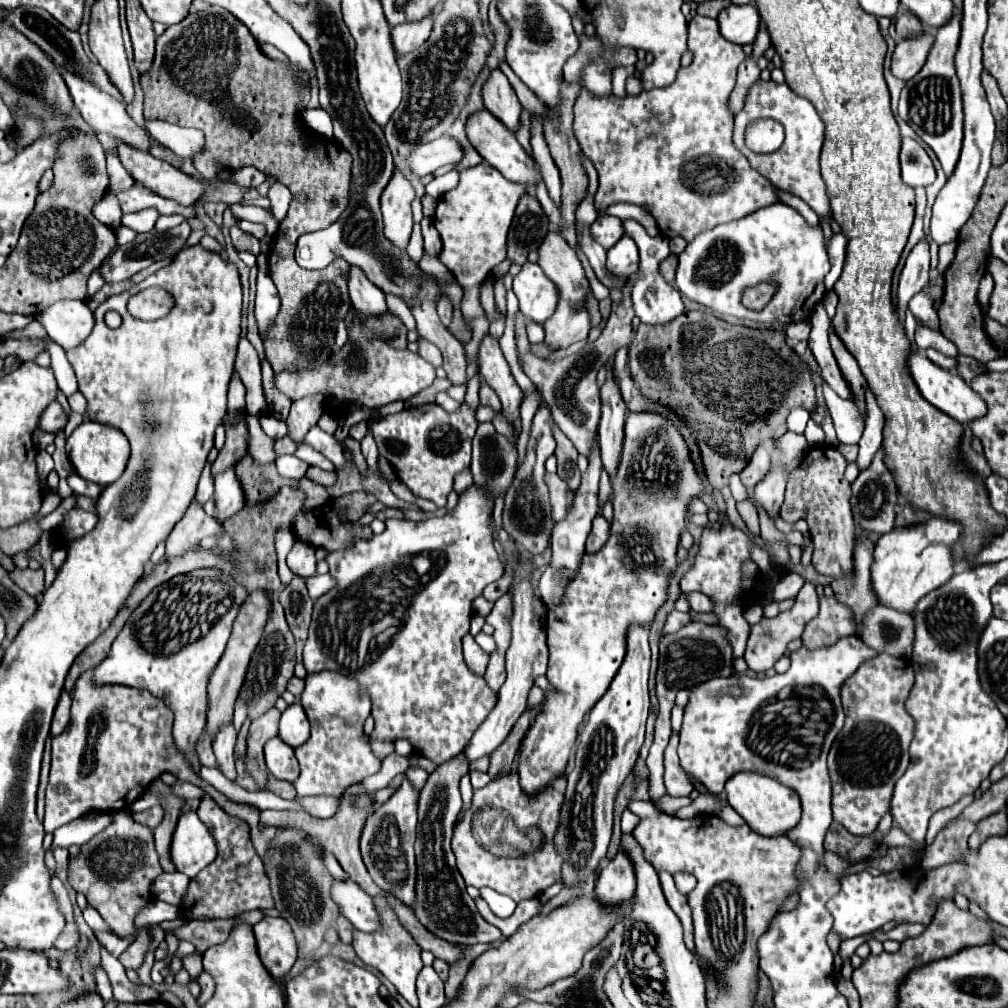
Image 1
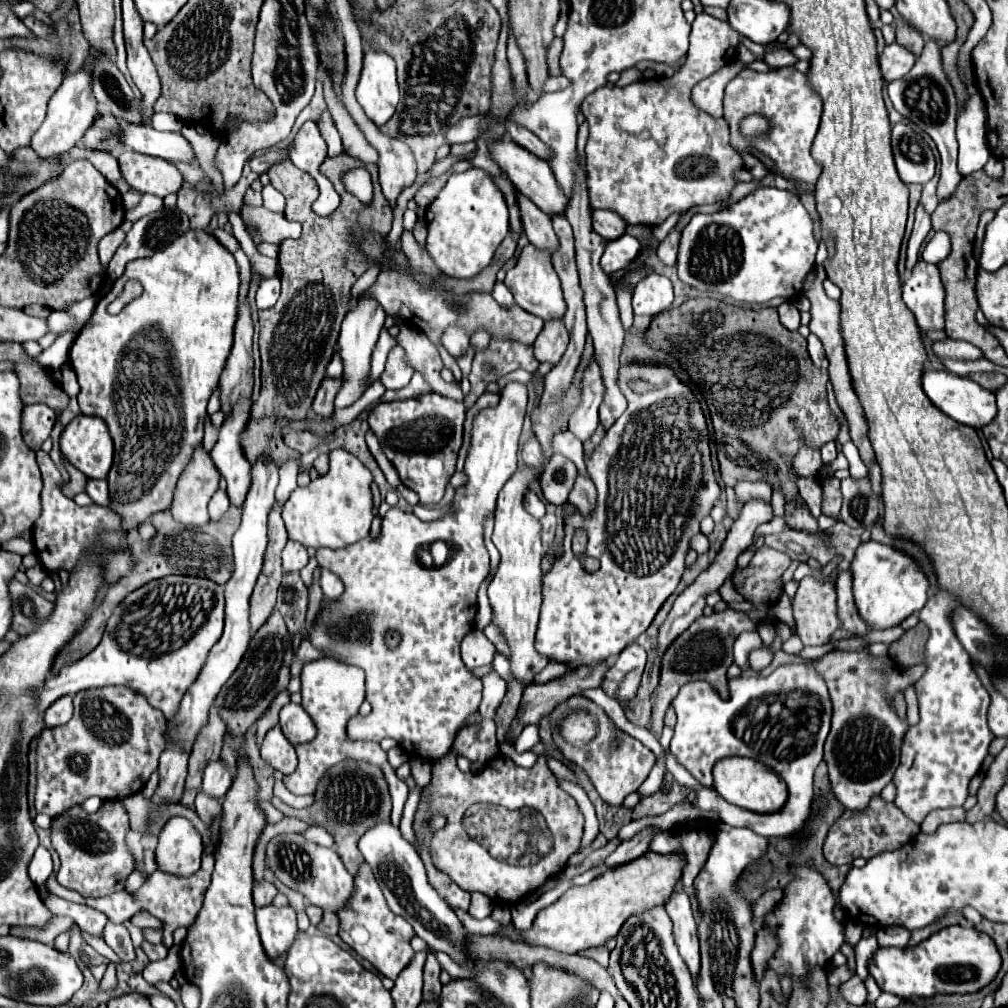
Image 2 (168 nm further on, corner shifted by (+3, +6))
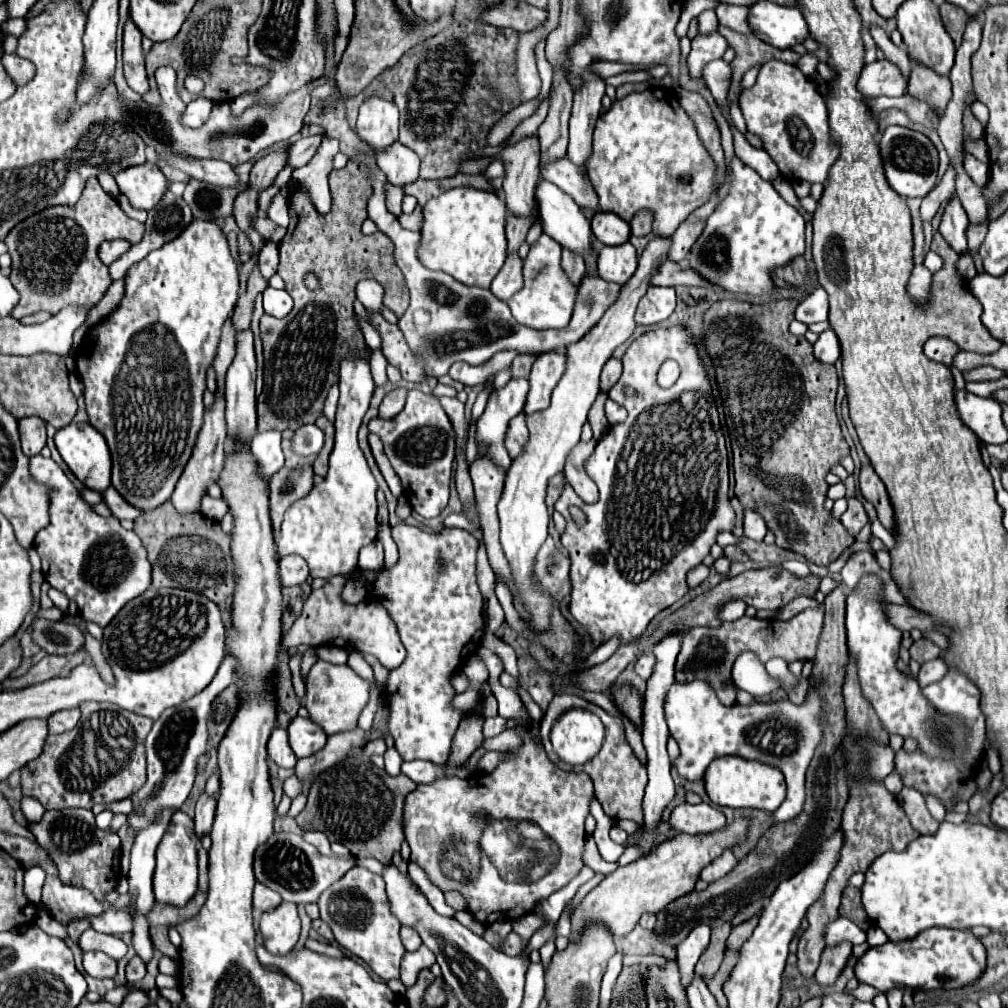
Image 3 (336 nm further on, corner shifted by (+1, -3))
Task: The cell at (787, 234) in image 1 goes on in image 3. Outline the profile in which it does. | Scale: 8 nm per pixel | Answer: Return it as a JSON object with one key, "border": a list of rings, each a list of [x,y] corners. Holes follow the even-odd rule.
{"border":[[[733,158],[731,166],[733,166],[731,192],[707,218],[701,236],[697,238],[687,256],[687,264],[715,288],[721,288],[725,292],[769,296],[775,290],[773,270],[785,268],[793,262],[793,258],[805,254],[805,220],[791,204],[787,204],[779,193],[775,192],[773,184],[763,180],[753,168],[745,166],[739,158]]]}

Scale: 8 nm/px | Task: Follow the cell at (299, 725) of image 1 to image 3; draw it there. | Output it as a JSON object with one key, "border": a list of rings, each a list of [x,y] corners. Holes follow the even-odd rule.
{"border":[[[295,716],[293,722],[289,724],[287,732],[289,732],[291,750],[295,752],[297,758],[305,758],[305,756],[315,754],[315,752],[321,750],[321,748],[325,746],[325,742],[327,742],[325,732],[323,732],[315,722],[311,722],[309,718]]]}

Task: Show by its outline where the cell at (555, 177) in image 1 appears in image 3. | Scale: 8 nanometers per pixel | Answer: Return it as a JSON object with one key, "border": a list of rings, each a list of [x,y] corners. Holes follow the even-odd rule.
{"border":[[[563,248],[563,258],[561,258],[561,268],[567,274],[567,278],[571,280],[571,284],[575,288],[579,288],[581,280],[585,278],[585,262],[581,254],[573,254],[571,250]]]}

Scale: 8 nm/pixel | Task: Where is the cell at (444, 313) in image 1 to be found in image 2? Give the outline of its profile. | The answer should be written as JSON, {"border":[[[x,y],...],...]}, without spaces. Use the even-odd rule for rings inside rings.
{"border":[[[449,327],[447,333],[443,335],[443,347],[449,351],[451,357],[459,359],[467,353],[470,344],[470,334],[457,327]]]}

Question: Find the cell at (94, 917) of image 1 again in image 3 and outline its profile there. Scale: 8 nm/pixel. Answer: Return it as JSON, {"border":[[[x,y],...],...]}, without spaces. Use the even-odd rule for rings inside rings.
{"border":[[[137,956],[135,958],[131,958],[129,962],[127,962],[127,968],[125,968],[125,972],[127,972],[127,980],[129,982],[137,982],[137,980],[141,980],[143,976],[145,976],[145,962],[141,962]]]}

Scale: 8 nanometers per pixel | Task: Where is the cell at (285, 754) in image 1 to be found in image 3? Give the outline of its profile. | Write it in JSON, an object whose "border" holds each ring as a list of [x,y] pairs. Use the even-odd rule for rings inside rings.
{"border":[[[275,728],[271,732],[271,738],[267,742],[267,752],[269,752],[269,758],[281,766],[281,768],[295,768],[295,754],[287,742],[287,730],[283,728]]]}

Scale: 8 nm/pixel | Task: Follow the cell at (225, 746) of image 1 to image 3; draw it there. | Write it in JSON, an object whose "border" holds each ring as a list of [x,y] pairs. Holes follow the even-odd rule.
{"border":[[[203,792],[197,800],[197,806],[195,806],[195,832],[197,832],[197,836],[211,830],[213,818],[215,818],[215,808],[217,808],[217,796],[209,796],[207,792]]]}

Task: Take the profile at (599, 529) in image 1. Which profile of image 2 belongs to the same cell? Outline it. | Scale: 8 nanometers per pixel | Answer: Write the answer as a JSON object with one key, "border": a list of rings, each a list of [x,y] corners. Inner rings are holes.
{"border":[[[579,473],[575,479],[575,485],[569,493],[569,501],[575,503],[583,515],[587,515],[595,507],[595,497],[597,497],[597,493],[595,493],[593,481],[587,475]]]}

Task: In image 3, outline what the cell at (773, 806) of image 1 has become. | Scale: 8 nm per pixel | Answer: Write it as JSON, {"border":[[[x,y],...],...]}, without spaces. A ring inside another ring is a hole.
{"border":[[[723,756],[713,760],[705,774],[705,788],[711,802],[729,808],[757,808],[775,812],[777,806],[781,806],[781,802],[785,800],[785,780],[777,768],[739,756]]]}

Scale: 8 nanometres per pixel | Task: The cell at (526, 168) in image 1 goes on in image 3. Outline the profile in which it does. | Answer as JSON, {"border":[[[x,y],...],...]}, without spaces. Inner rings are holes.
{"border":[[[543,178],[535,186],[535,200],[537,200],[543,232],[549,234],[553,240],[557,240],[563,248],[569,248],[577,254],[587,254],[587,250],[593,246],[593,242],[591,242],[593,234],[591,234],[591,224],[585,218],[585,214],[581,212],[581,208],[577,206],[577,202],[573,202],[573,198],[569,198],[569,194],[565,194],[561,188],[557,188],[555,184],[551,184]]]}

